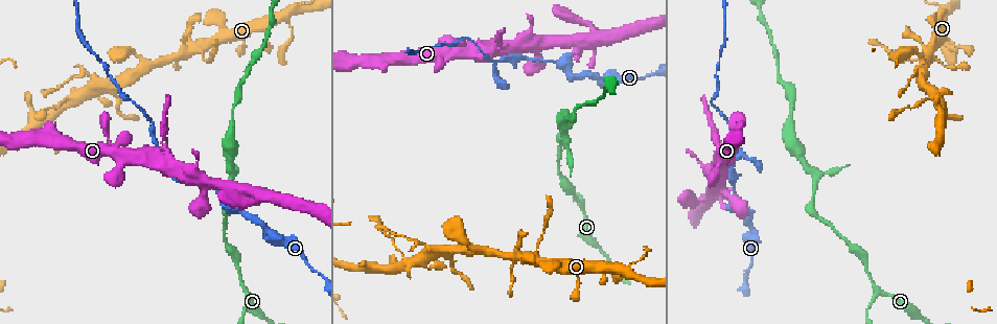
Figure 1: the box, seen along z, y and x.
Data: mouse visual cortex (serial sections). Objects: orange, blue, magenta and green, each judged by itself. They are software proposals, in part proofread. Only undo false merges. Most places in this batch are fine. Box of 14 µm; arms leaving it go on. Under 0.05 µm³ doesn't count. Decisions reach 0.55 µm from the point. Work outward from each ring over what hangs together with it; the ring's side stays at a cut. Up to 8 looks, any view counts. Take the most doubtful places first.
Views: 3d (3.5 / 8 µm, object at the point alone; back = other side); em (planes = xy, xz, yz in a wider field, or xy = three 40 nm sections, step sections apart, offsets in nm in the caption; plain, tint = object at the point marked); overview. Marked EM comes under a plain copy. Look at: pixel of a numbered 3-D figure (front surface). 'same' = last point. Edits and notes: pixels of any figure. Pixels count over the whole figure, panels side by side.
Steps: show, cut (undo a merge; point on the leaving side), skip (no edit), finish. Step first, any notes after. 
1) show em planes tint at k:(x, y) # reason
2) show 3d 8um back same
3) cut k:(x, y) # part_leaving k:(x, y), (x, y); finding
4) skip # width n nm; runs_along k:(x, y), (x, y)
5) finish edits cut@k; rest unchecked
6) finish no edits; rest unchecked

show 3d 8um back at 1:(406, 264) # small branch off a trunk

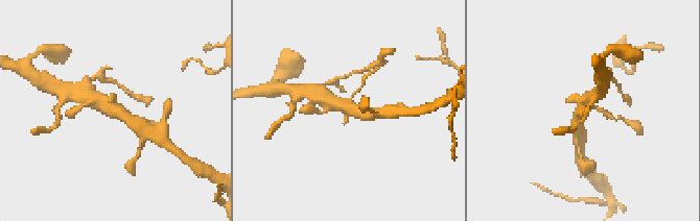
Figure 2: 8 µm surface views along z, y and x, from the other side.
show 3d 3.5um at 2:(113, 109) # zoom in

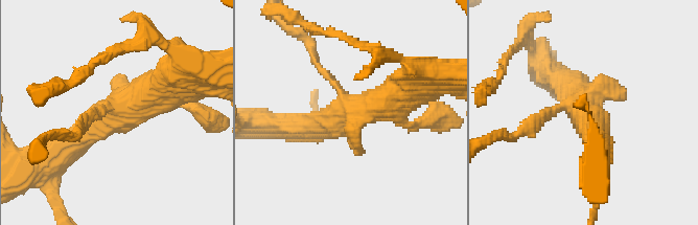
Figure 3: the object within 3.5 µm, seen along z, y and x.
show em xy step 3 tint at 3:(355, 110) # now the EM

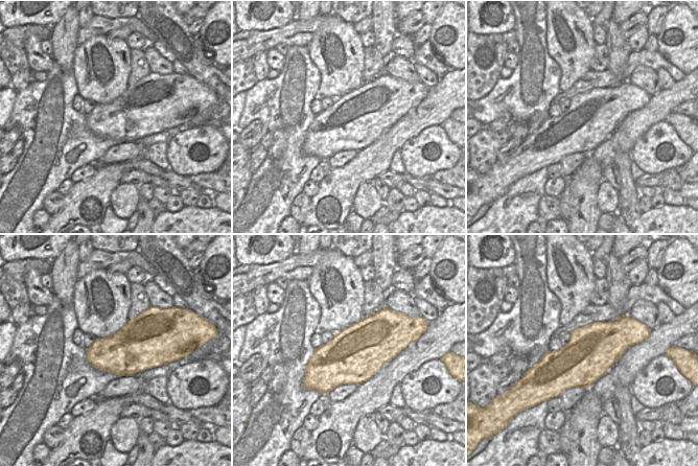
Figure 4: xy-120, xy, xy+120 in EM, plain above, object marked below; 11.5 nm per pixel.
skip # runs_along 3:(178, 83), (123, 105), (66, 147); all the same cell

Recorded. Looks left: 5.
show 3d 8um at 1:(735, 192) # calibre changes

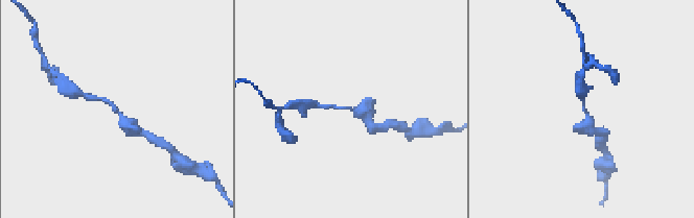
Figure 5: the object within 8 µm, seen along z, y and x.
show em xy step 2 tint at 5:(583, 110) # arm_widths 150, 300 nm; shape alone is not enough

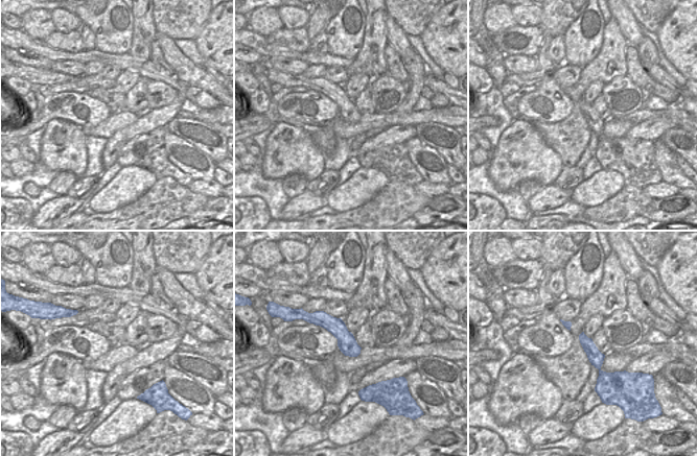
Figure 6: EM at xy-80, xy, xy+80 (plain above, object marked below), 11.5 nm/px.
skip # runs_along 5:(133, 131), (108, 100), (89, 96); all the same cell

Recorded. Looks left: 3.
show em xy step 3 tint at 1:(737, 158) # three-way junction

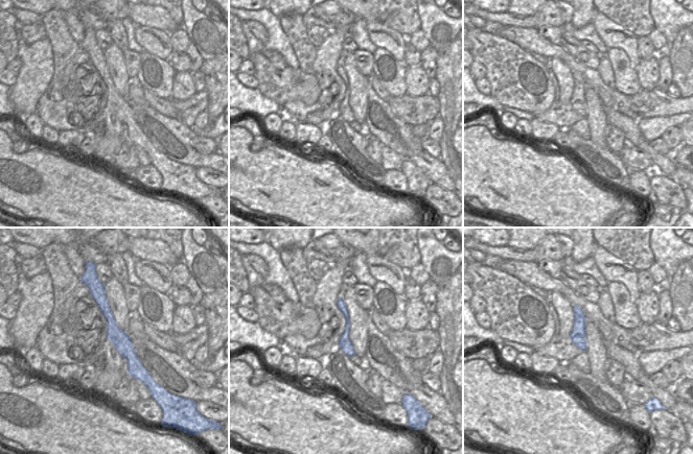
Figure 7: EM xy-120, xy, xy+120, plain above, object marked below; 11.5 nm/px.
show 3d 3.5um same # wider look

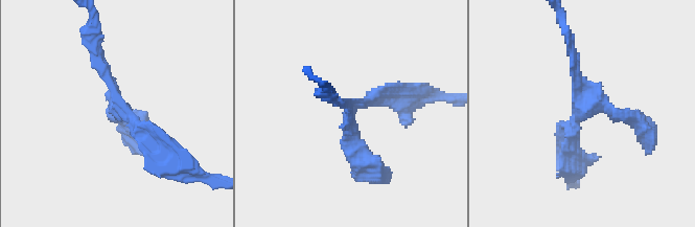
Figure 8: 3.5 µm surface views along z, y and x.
skip # arm_widths 150, 200, 350 nm; runs_along 7:(99, 303), (141, 377); one cell here

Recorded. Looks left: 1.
finish no edits; rest unchecked

